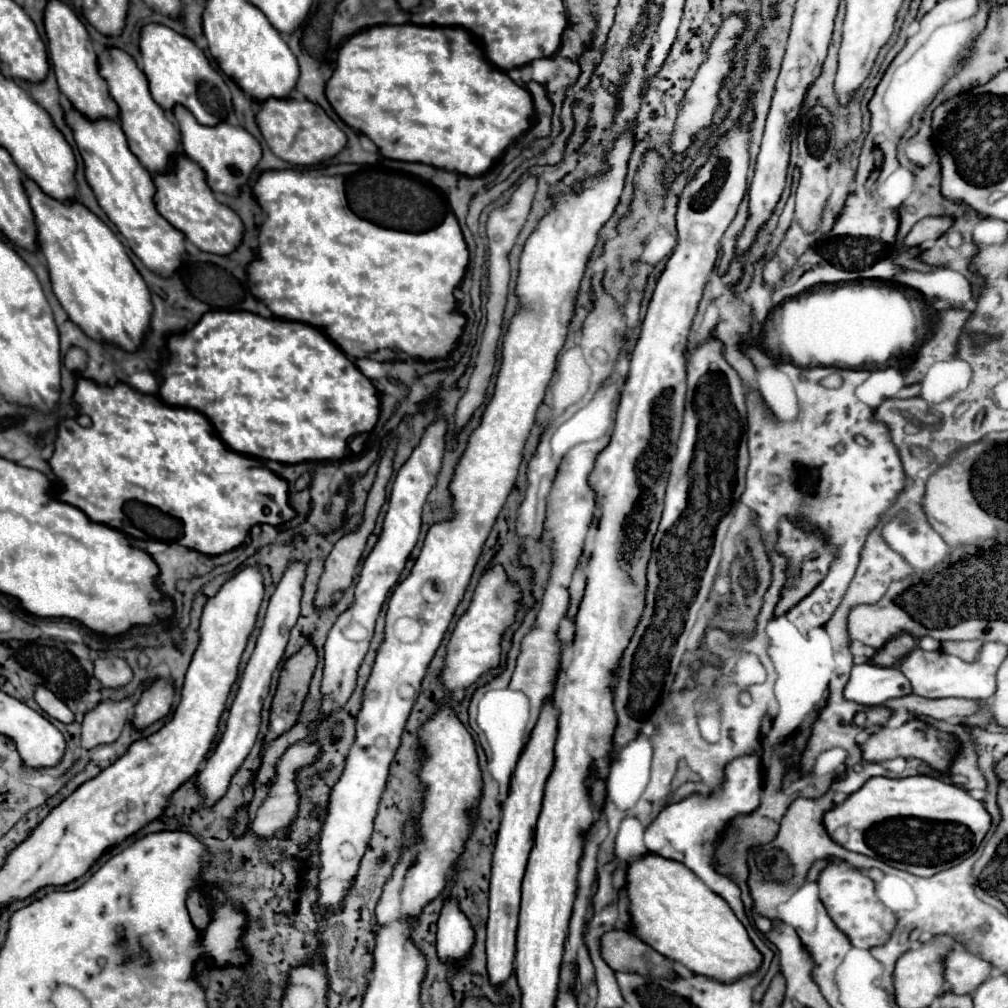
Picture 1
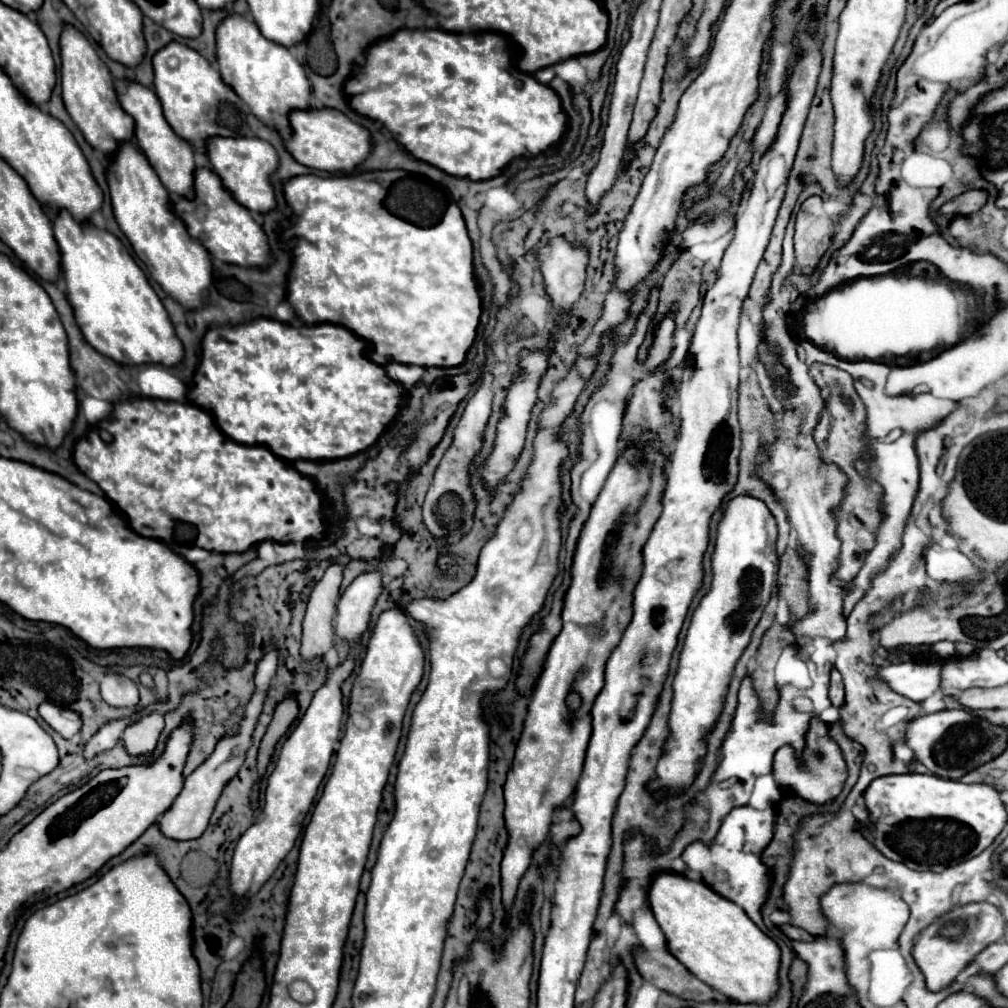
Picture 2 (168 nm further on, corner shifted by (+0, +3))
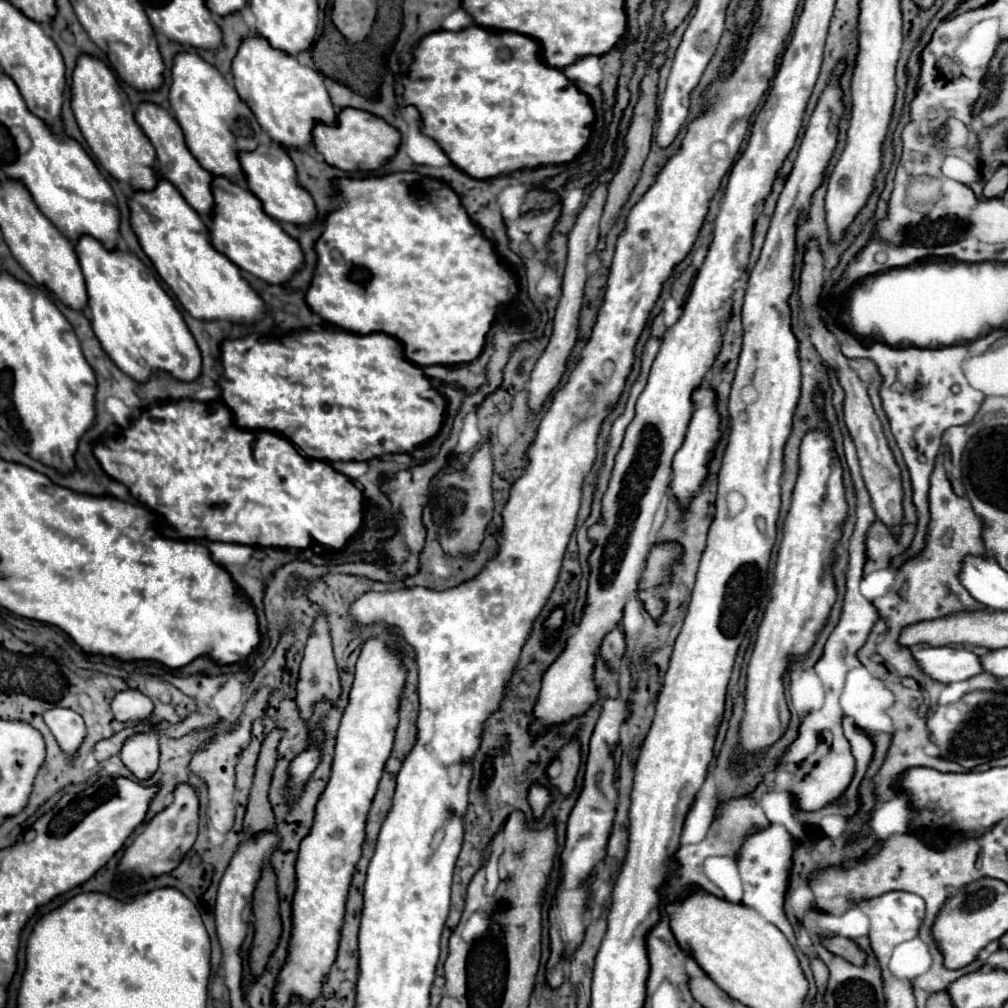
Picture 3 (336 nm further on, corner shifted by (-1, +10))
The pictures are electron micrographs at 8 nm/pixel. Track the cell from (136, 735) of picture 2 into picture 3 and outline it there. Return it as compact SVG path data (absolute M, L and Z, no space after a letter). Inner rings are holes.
M144 732L130 736L126 740L120 760L122 764L134 774L136 780L148 780L156 768L158 768L158 734L156 732Z

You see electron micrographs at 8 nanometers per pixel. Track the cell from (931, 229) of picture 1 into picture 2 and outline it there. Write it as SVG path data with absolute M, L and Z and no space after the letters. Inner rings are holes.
M965 191L963 195L947 201L941 209L939 215L947 215L949 219L955 219L957 215L973 215L985 205L985 193L983 191Z

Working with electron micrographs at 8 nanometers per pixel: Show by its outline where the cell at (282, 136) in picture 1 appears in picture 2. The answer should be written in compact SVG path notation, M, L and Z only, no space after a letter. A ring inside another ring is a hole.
M305 109L305 111L291 111L289 113L291 123L291 135L285 141L287 151L293 155L295 161L299 161L305 167L319 169L319 171L353 171L357 163L361 163L369 151L371 151L371 137L369 131L357 123L353 123L349 117L345 117L341 111L333 109Z

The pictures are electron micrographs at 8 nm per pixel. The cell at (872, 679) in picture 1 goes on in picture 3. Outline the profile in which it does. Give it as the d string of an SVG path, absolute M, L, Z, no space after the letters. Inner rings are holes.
M922 648L914 652L920 668L934 680L950 684L984 672L980 656L968 648Z

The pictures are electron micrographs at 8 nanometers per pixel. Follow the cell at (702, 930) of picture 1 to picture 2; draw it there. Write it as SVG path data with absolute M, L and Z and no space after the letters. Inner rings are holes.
M661 871L653 877L649 905L667 939L669 953L703 983L741 1003L765 1003L777 993L781 951L733 901L717 895L701 881Z

